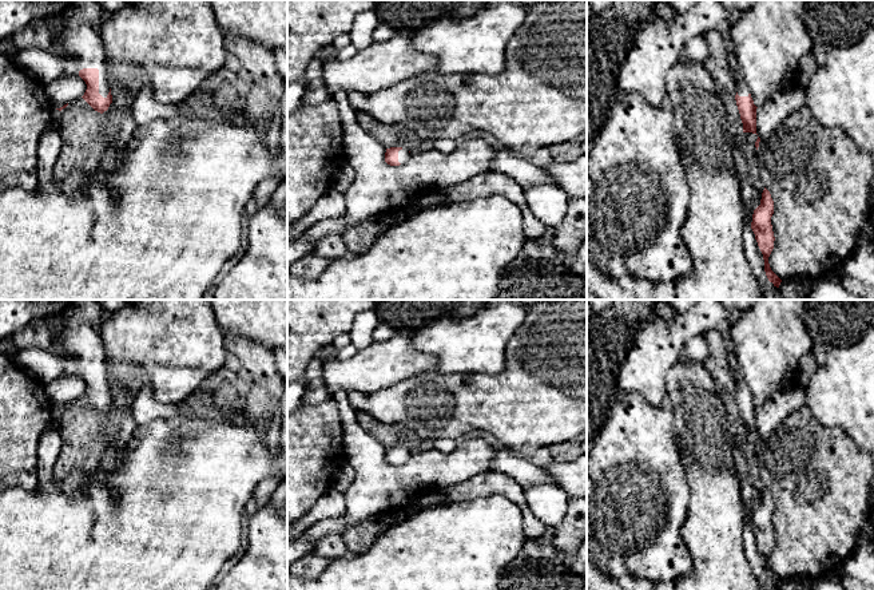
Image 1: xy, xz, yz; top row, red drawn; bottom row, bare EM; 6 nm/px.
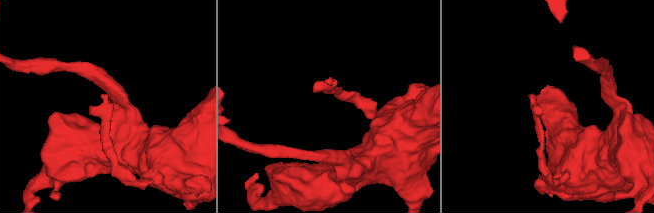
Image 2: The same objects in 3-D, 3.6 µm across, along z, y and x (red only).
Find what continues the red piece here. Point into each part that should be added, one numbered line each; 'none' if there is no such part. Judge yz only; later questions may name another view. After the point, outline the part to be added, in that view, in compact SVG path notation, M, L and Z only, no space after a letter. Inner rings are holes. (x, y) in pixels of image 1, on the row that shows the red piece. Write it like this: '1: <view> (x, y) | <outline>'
1: yz (742, 90) | M740 71L738 74L734 74L735 80L736 80L736 92L739 96L748 96L750 91L747 86L743 82Z

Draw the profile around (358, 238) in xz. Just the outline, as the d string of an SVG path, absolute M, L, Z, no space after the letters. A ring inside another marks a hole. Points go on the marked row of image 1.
M393 213L378 214L341 233L347 249L357 256L368 252L373 243L390 227Z

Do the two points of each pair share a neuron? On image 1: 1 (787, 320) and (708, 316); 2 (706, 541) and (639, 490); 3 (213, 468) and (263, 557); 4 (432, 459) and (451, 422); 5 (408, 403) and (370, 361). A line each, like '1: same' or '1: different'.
1: different
2: different
3: different
4: different
5: different

